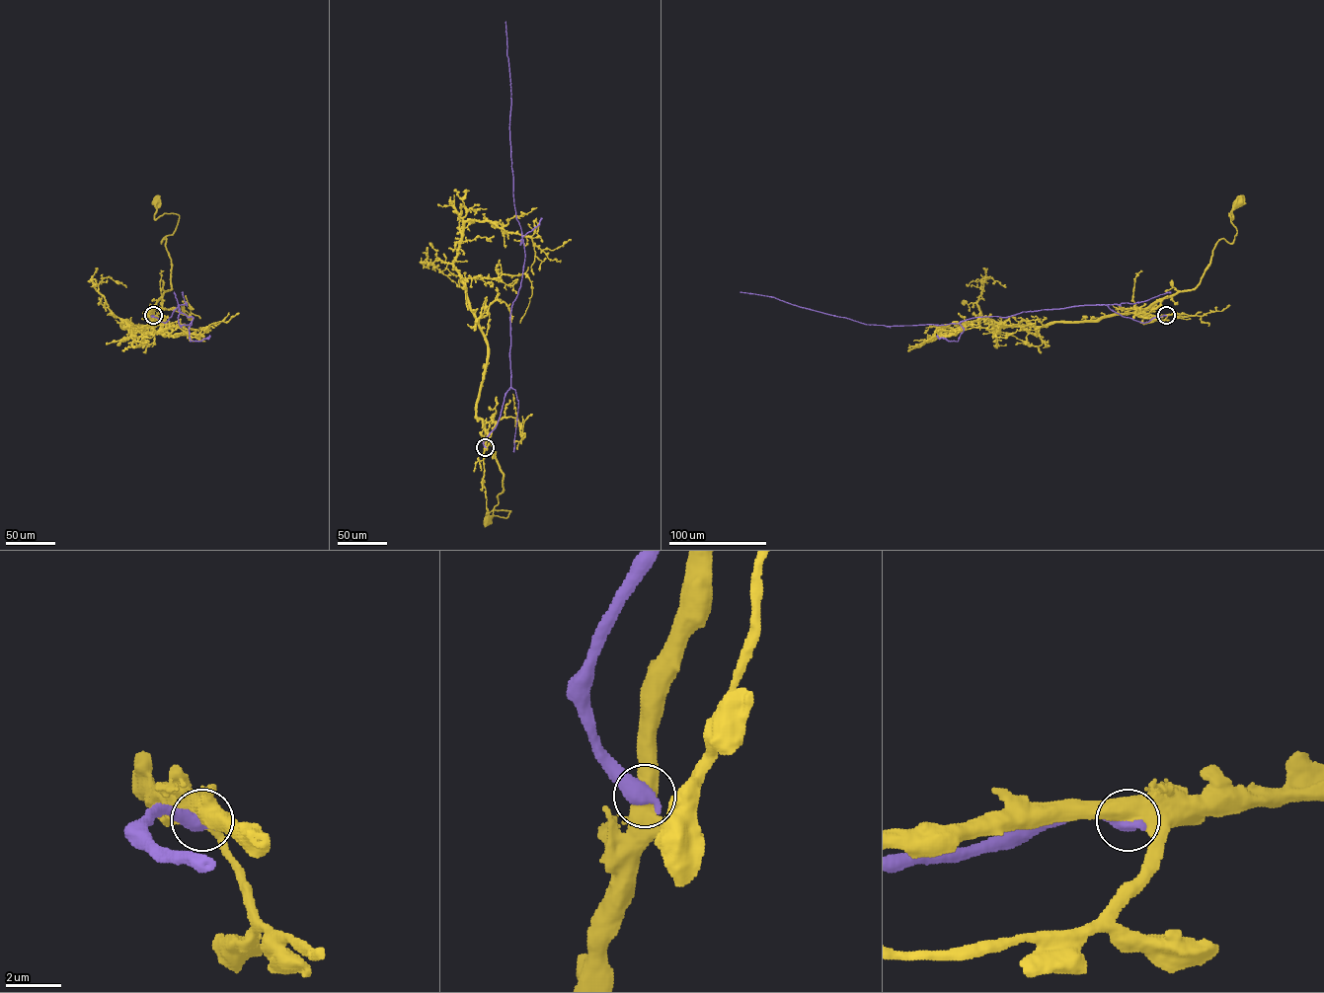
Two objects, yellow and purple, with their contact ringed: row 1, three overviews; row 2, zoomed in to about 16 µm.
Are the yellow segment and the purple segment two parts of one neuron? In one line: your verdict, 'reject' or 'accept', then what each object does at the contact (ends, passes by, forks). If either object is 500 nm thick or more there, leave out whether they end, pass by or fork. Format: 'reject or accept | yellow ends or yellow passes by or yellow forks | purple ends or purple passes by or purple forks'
reject

